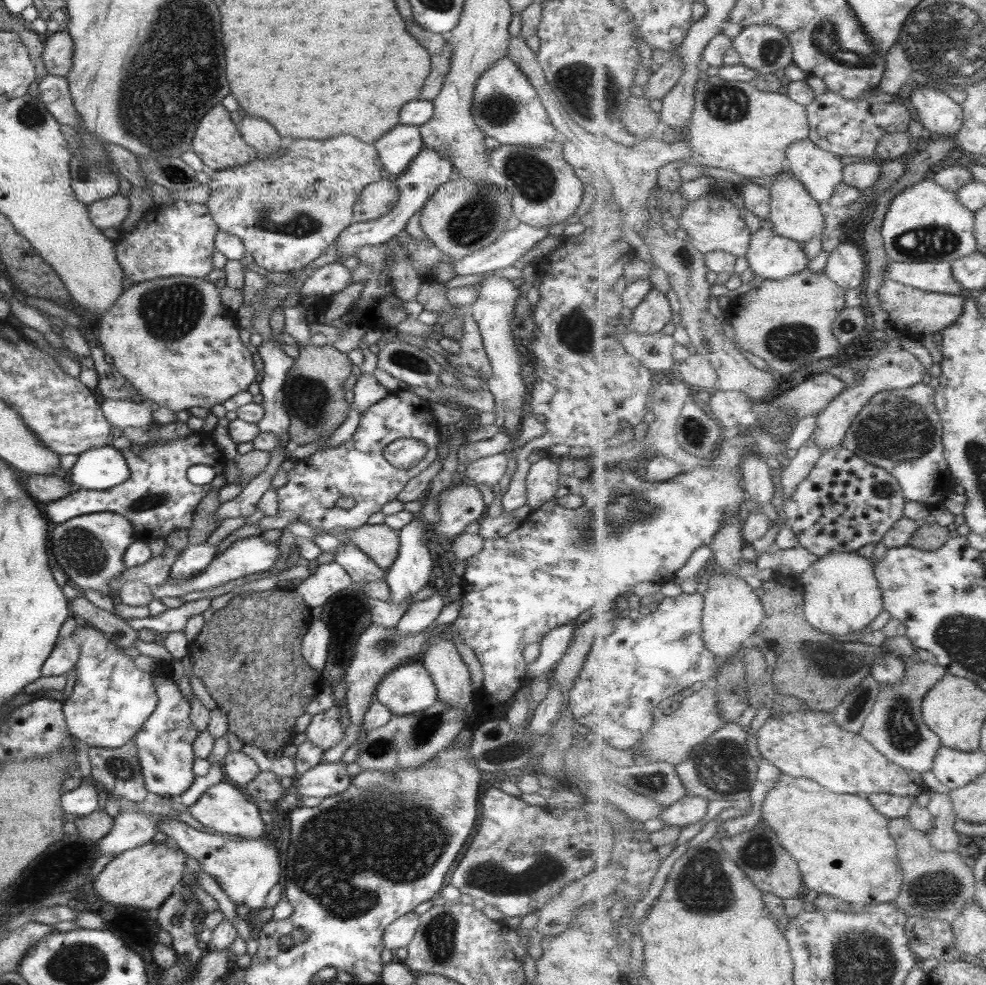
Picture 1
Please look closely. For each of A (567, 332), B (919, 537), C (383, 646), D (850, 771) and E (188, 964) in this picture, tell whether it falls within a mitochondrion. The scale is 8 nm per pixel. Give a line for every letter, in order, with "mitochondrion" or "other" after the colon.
A: mitochondrion
B: other
C: mitochondrion
D: other
E: mitochondrion

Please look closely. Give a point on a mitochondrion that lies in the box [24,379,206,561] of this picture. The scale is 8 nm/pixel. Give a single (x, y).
(150, 501)

